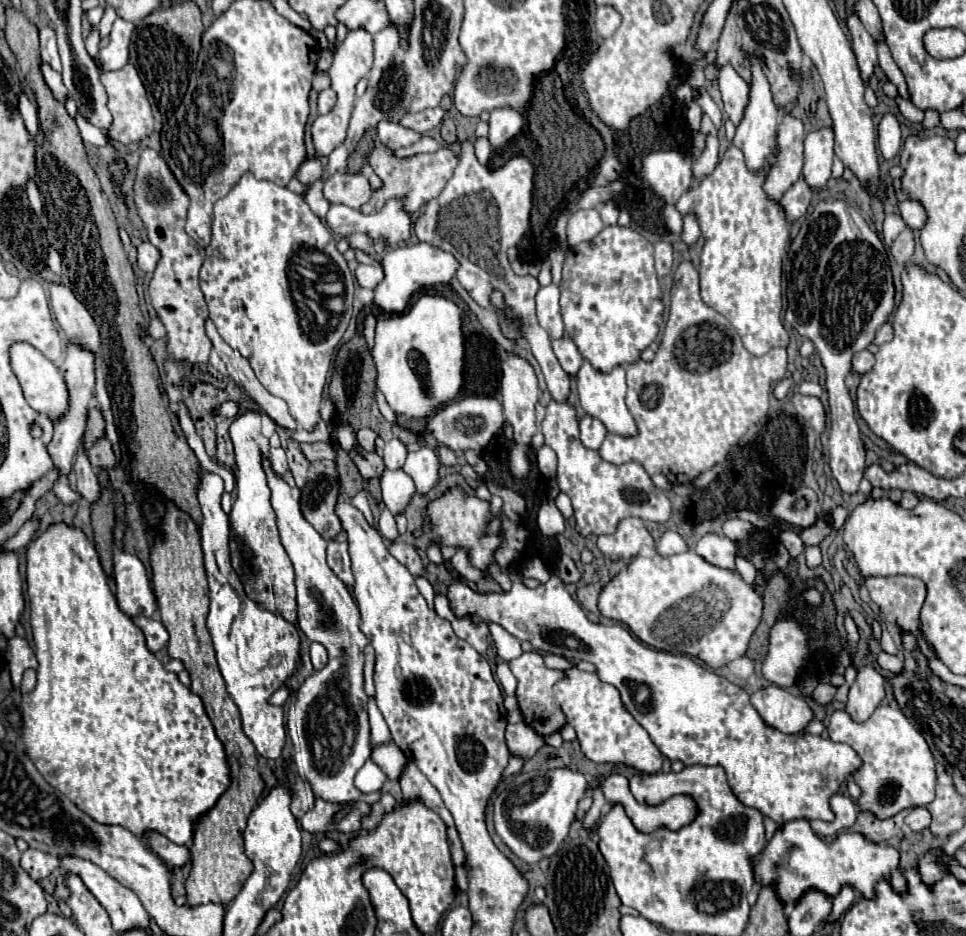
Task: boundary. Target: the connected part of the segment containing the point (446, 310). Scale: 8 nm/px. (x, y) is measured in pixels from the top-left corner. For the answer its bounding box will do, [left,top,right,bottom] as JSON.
[371,296,465,418]

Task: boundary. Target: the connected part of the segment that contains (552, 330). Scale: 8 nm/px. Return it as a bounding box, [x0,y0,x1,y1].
[537,284,565,338]

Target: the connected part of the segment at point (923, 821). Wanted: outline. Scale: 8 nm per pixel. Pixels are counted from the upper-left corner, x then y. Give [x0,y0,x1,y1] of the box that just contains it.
[905,806,931,832]

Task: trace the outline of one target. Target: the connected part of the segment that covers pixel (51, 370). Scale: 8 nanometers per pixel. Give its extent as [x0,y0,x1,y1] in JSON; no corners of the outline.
[9,342,69,420]

